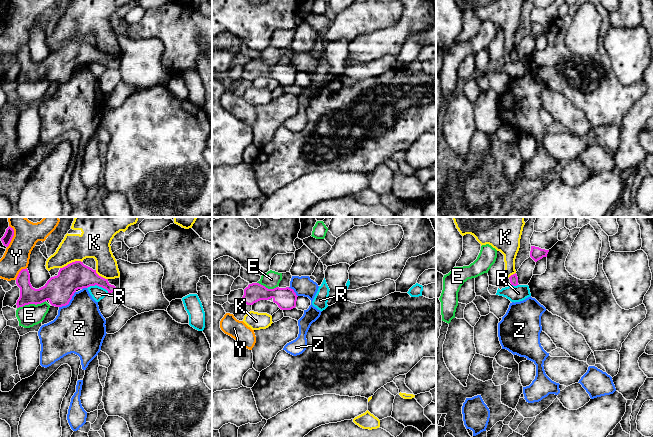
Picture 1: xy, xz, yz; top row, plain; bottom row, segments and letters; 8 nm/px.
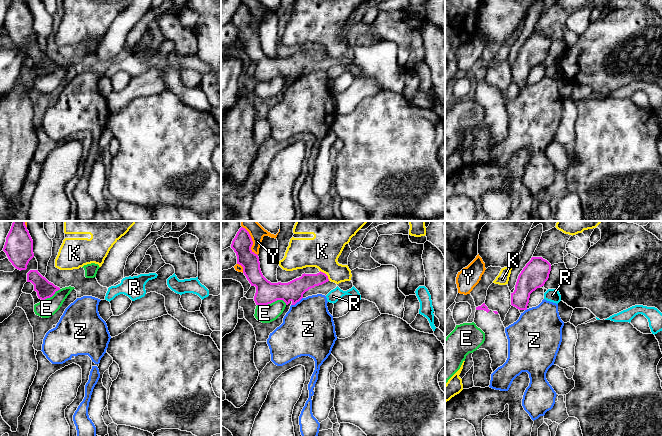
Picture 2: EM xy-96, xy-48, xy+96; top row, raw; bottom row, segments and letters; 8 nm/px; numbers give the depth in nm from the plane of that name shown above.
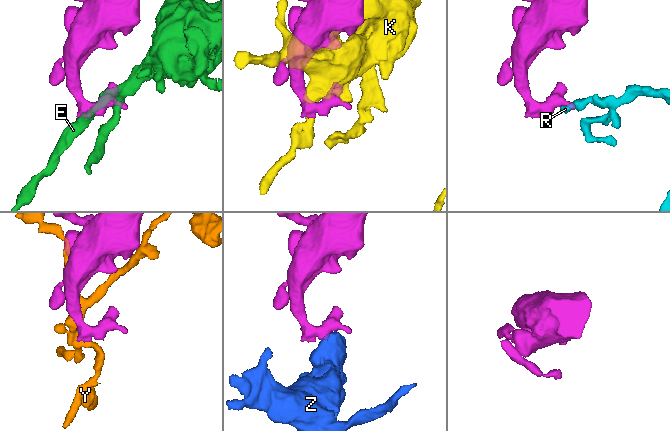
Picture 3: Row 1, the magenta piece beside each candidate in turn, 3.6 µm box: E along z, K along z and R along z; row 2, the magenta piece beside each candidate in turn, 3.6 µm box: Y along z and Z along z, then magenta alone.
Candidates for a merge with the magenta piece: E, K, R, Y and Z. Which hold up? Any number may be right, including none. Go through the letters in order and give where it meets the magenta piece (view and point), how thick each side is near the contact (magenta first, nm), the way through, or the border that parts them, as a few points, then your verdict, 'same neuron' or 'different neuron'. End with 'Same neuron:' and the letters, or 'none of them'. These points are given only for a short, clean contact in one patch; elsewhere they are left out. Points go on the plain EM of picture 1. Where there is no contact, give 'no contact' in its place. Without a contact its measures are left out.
E: meets magenta in xy at (31, 79); 220 nm thick on the magenta side, 180 nm on the other; border along xy (45, 76), (36, 80), (25, 80), (17, 84); different neuron
K: meets magenta in xy at (70, 39); 220 nm thick on the magenta side, 240 nm on the other; different neuron
R: meets magenta in xy at (98, 61); 220 nm thick on the magenta side, 110 nm on the other; border along xy (87, 63), (98, 61), (108, 68); different neuron
Y: meets magenta in xy at (13, 11); 80 nm thick on the magenta side, 200 nm on the other; different neuron
Z: meets magenta in xy at (69, 77); 220 nm thick on the magenta side, 420 nm on the other; border along xy (75, 67), (70, 77), (59, 83); different neuron
Same neuron: none of them

